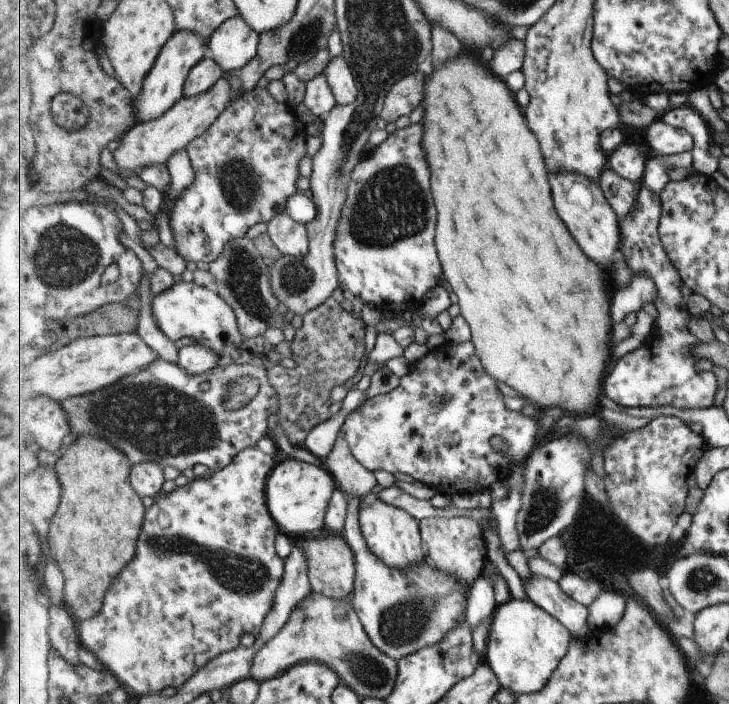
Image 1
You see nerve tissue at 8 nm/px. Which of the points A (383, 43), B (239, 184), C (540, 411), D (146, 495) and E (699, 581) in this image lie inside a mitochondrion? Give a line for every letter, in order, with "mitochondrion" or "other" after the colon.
A: mitochondrion
B: mitochondrion
C: other
D: other
E: mitochondrion

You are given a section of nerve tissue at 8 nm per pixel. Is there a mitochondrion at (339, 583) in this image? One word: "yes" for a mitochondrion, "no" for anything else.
no

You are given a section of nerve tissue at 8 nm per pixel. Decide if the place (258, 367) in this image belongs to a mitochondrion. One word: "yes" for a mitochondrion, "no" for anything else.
no

